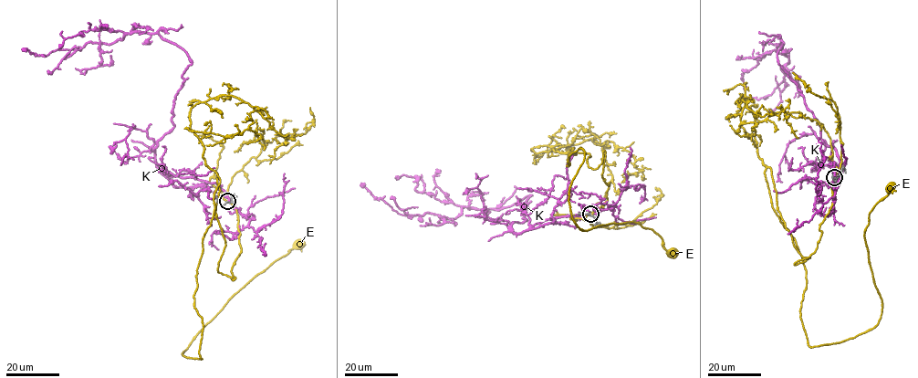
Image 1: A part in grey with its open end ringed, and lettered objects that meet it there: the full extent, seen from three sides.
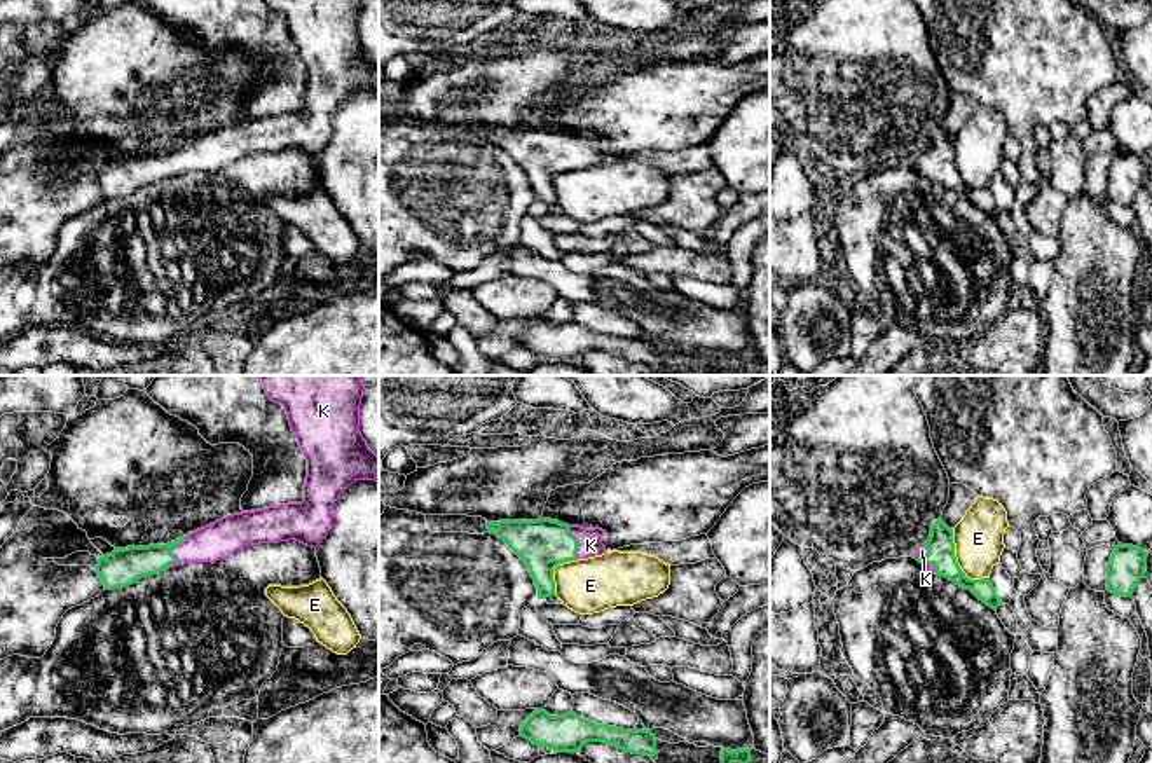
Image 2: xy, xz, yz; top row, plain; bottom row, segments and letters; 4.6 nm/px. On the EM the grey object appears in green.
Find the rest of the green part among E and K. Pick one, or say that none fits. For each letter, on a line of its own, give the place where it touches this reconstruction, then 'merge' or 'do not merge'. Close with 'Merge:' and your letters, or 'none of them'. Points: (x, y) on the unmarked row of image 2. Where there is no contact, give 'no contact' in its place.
E: yz (957, 173) | do not merge
K: xy (170, 161) | merge
Merge: K

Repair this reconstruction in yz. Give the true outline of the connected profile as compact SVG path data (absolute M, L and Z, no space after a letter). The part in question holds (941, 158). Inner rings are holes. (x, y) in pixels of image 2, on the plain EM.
M937 127L930 136L929 148L911 162L920 173L936 183L955 190L957 194L970 199L979 210L991 218L997 218L1004 211L997 204L990 187L970 189L960 178L955 166L953 138L950 138L943 127Z

